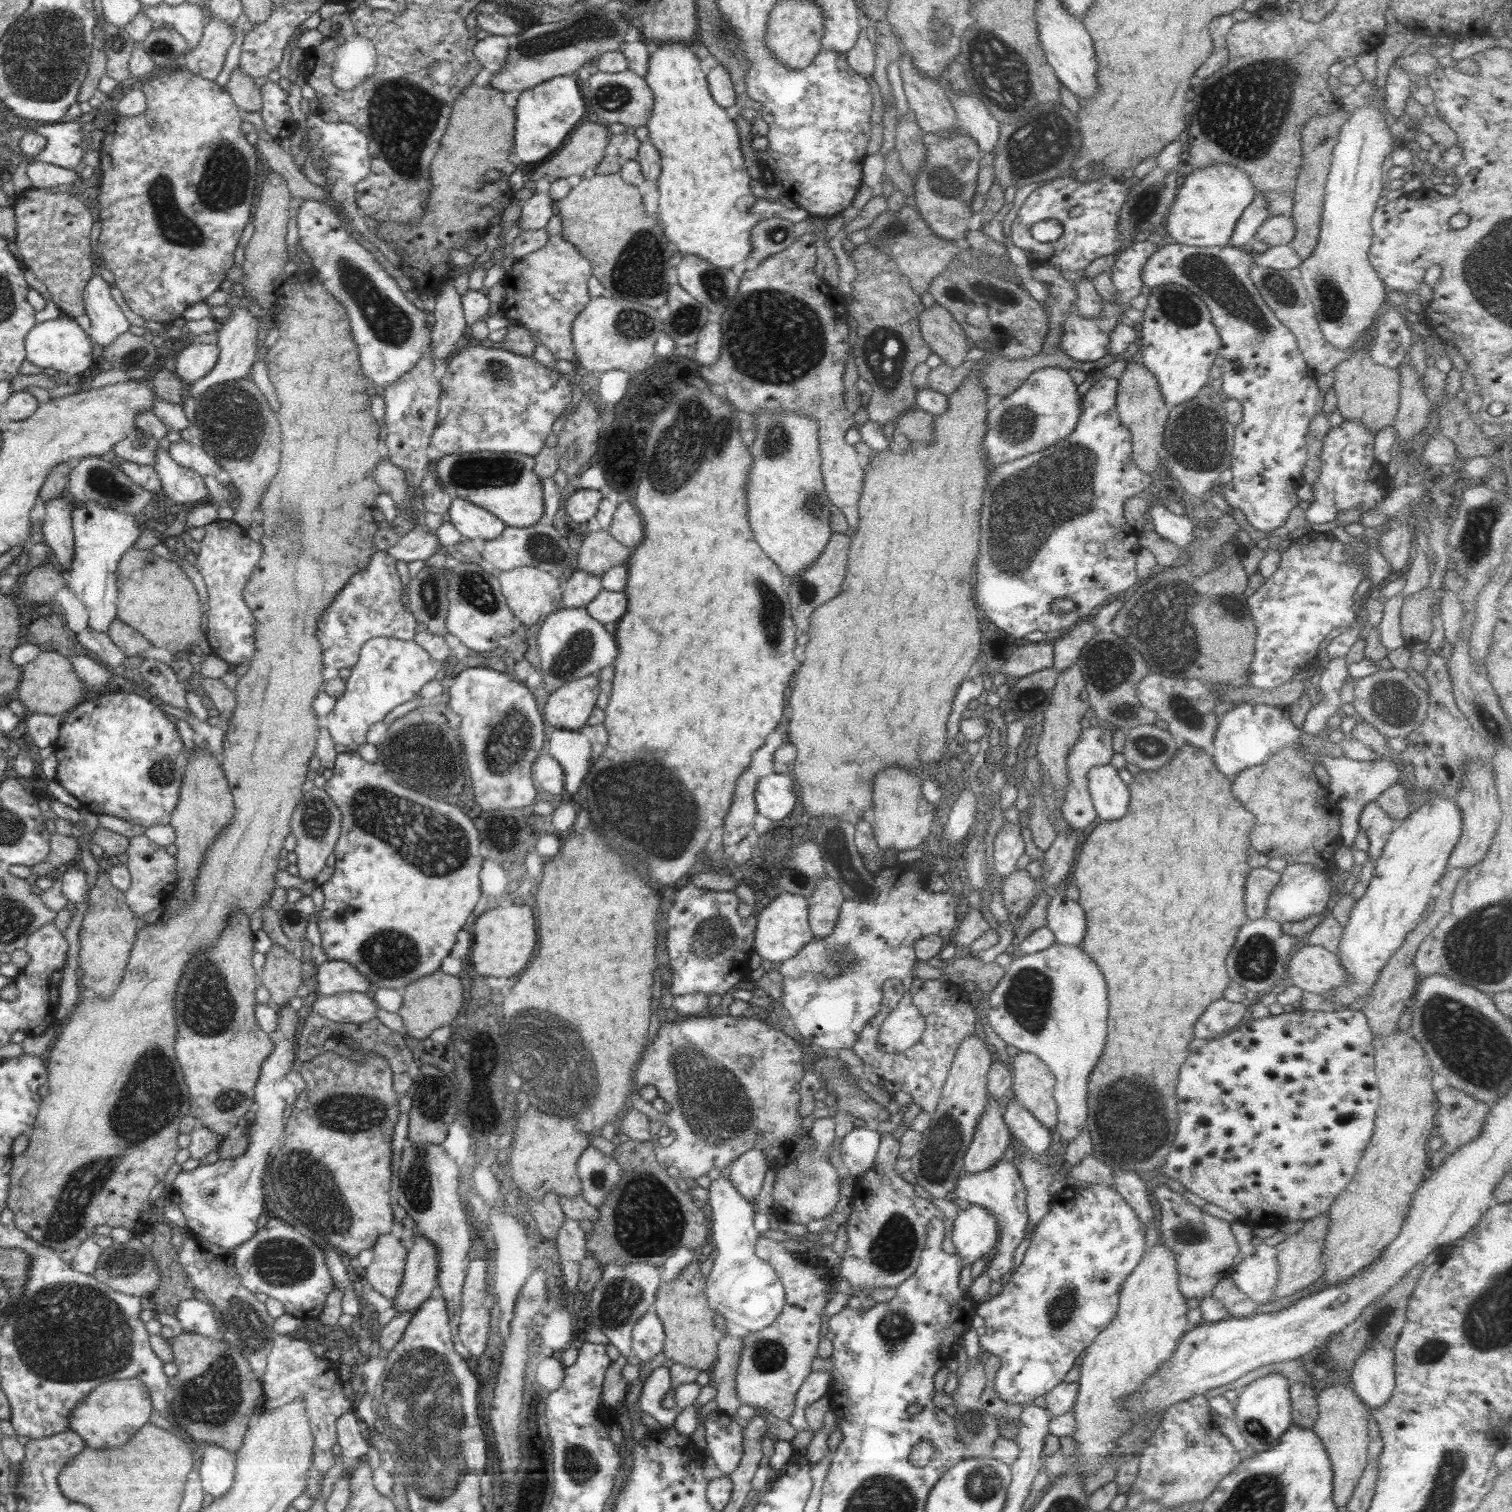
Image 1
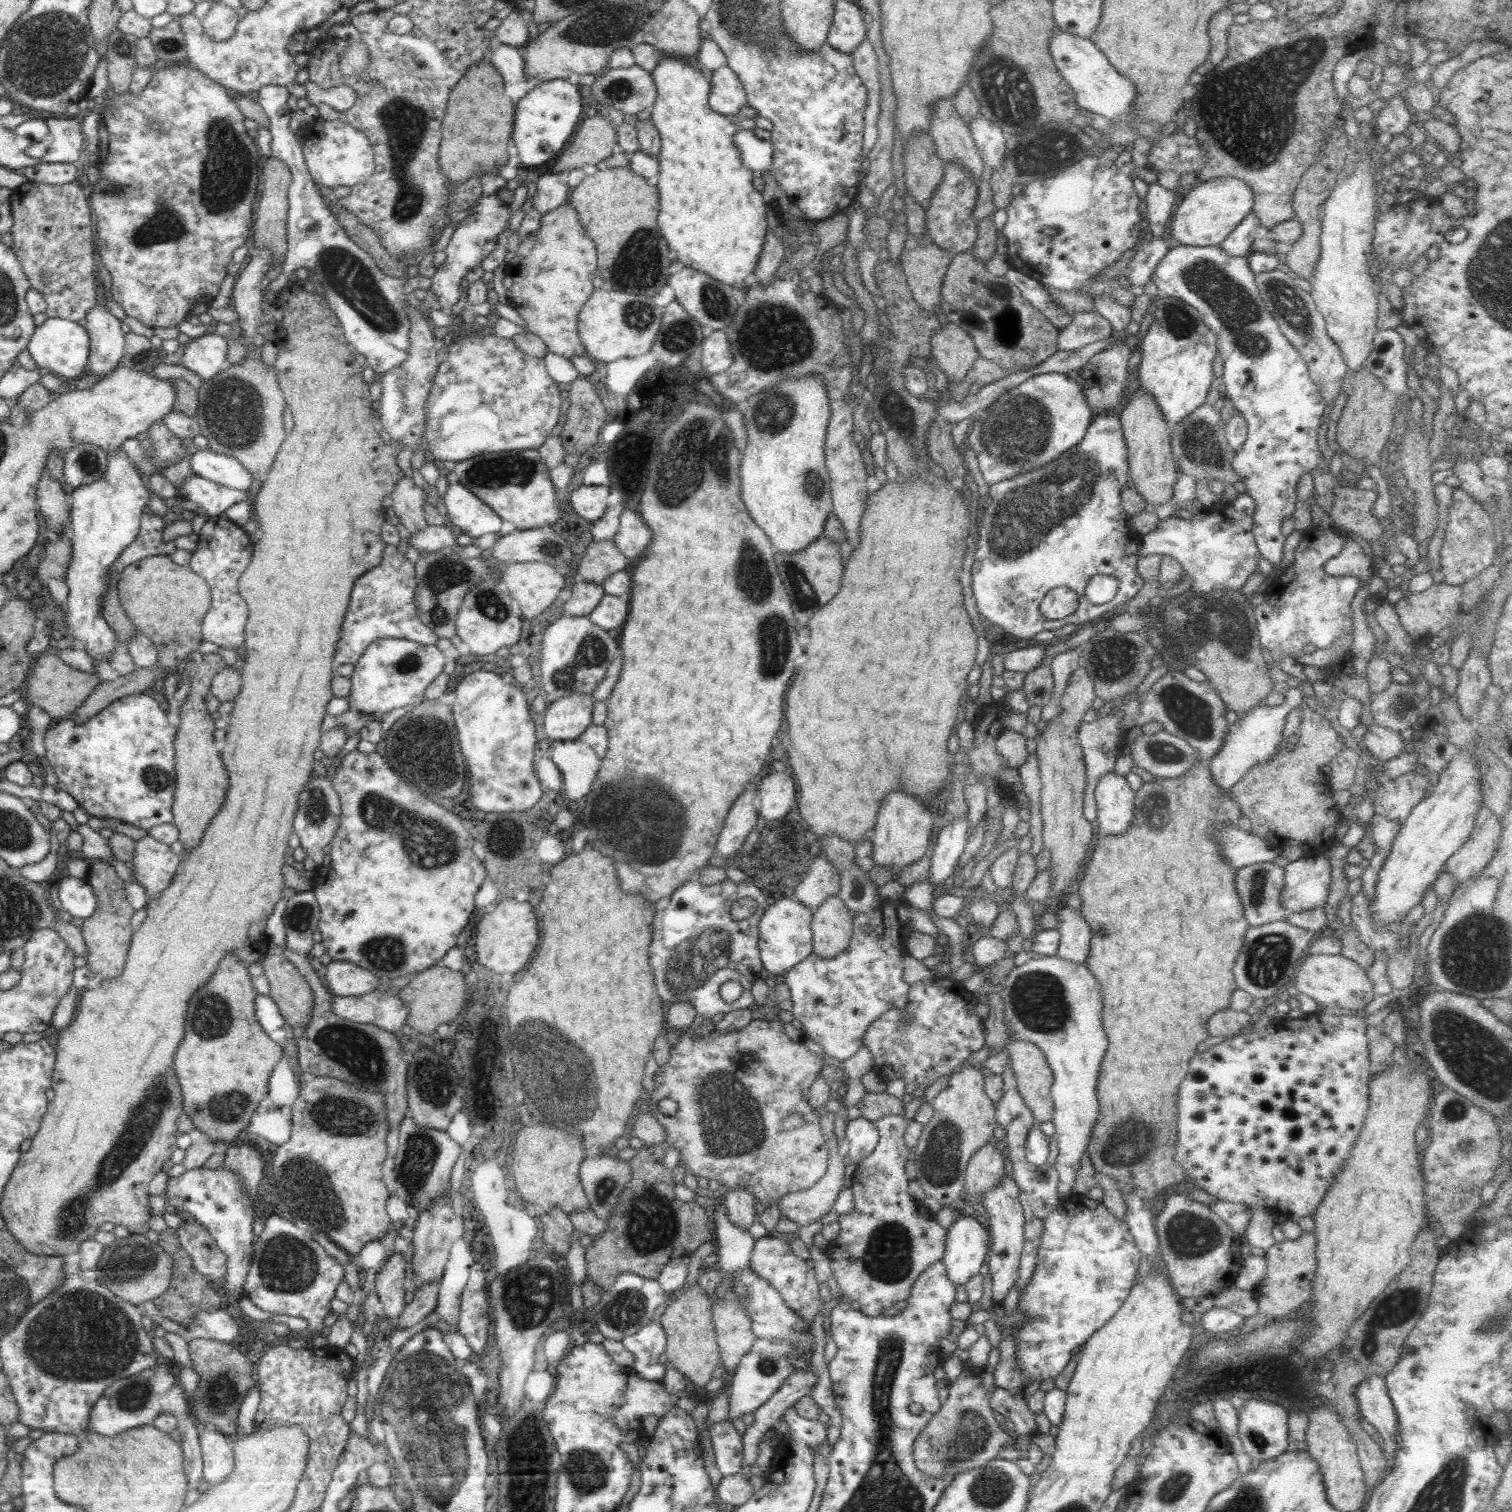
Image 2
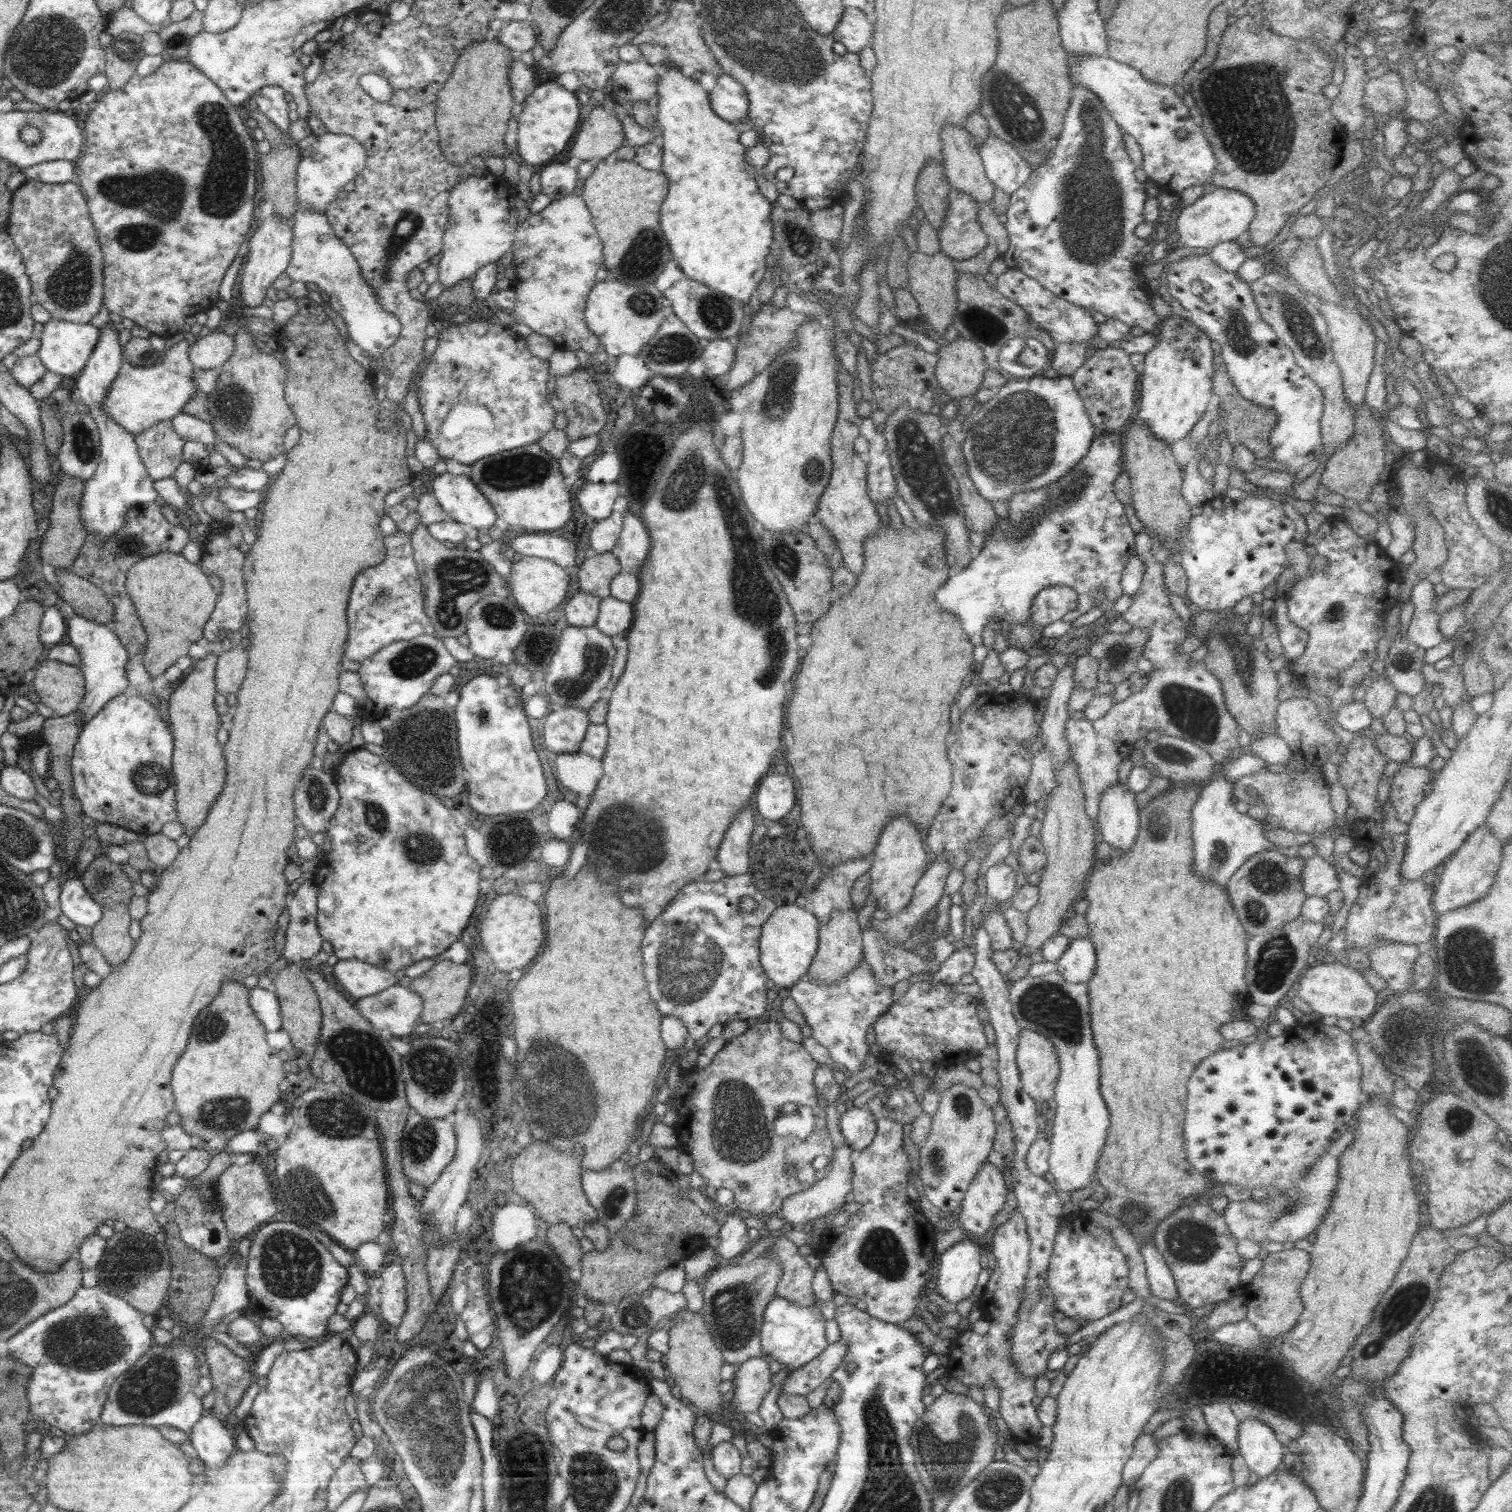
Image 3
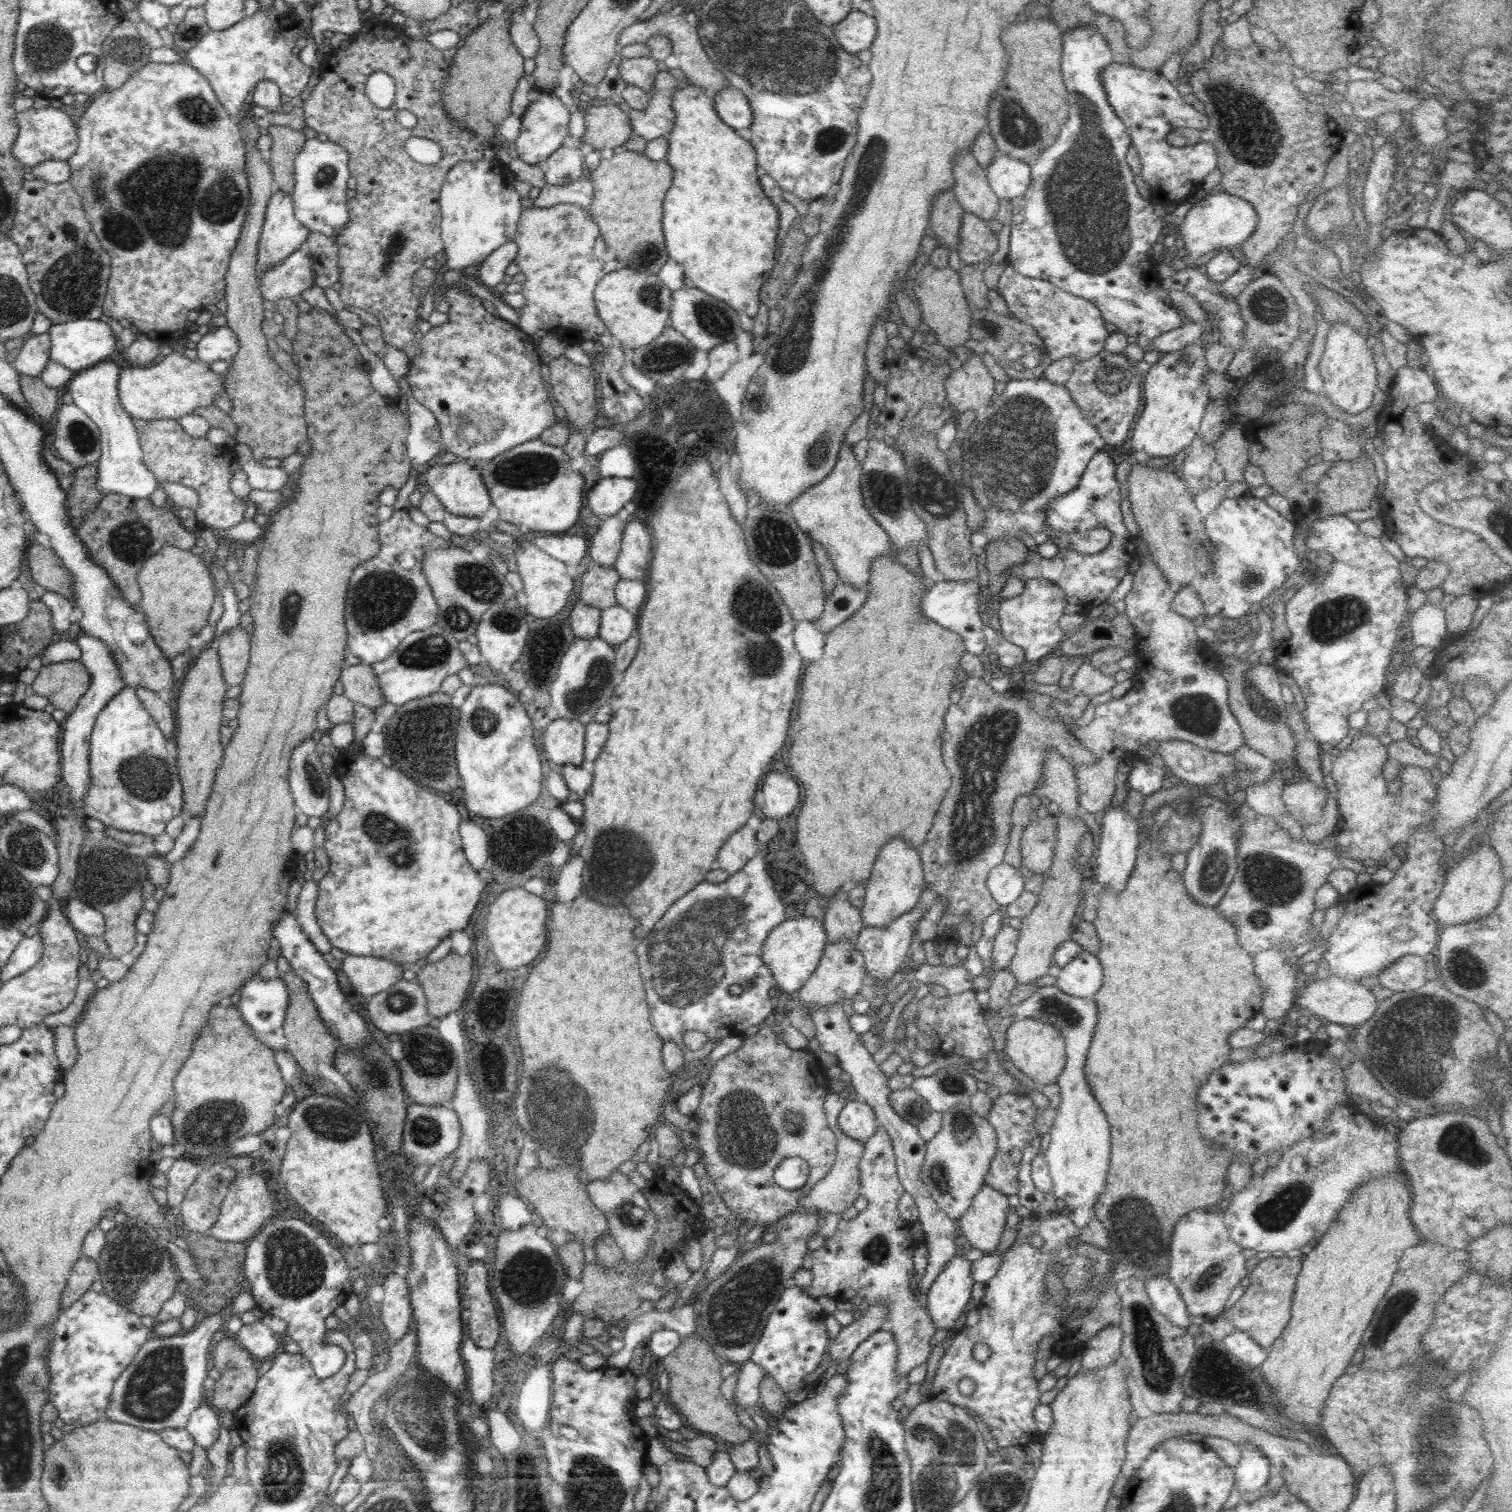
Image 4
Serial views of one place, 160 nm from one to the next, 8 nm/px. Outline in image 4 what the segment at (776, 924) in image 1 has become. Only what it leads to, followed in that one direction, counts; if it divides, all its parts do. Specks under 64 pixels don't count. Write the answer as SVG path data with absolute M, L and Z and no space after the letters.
M792 917L772 928L762 947L762 960L772 972L782 994L796 994L811 978L824 954L827 934L823 923L814 917Z

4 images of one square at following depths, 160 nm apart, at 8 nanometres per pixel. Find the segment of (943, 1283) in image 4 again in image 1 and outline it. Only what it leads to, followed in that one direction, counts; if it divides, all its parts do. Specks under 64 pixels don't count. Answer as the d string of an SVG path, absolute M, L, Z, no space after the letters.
M970 1203L968 1208L960 1209L956 1219L953 1220L952 1242L955 1244L956 1254L964 1256L966 1266L964 1270L970 1270L970 1266L979 1258L994 1252L999 1239L999 1228L993 1214L979 1204Z

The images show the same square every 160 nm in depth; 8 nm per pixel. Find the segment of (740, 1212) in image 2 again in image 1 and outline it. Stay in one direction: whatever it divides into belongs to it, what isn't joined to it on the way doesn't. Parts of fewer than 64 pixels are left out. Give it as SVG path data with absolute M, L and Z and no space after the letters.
M758 1147L747 1150L740 1158L731 1162L730 1180L750 1204L753 1204L762 1188L765 1174L769 1168L767 1163L768 1160L763 1150Z

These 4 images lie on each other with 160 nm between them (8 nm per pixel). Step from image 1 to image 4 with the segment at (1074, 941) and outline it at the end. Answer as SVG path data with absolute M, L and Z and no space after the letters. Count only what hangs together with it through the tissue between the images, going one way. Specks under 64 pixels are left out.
M1082 950L1062 967L1056 985L1066 994L1090 999L1102 988L1104 978L1102 965L1096 955Z

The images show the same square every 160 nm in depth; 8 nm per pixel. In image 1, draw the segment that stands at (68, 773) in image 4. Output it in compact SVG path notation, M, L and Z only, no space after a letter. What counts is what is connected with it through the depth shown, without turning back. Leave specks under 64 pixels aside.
M76 503L71 512L71 521L75 538L75 555L64 576L65 582L74 590L76 598L86 607L87 626L96 632L107 633L112 621L117 618L116 570L118 563L141 534L136 523L136 516L102 508L96 503Z

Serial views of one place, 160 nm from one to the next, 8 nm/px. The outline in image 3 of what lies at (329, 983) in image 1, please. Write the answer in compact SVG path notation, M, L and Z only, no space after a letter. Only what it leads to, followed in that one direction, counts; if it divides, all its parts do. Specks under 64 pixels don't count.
M339 960L333 965L336 986L350 994L353 1001L366 996L374 996L386 988L398 985L394 972L378 968L361 960Z

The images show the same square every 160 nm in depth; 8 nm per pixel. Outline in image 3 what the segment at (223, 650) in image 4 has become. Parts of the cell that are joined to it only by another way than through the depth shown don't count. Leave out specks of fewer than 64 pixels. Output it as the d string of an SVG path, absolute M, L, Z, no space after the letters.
M245 643L233 645L228 652L220 652L215 670L215 687L222 695L237 693L247 671L247 648Z

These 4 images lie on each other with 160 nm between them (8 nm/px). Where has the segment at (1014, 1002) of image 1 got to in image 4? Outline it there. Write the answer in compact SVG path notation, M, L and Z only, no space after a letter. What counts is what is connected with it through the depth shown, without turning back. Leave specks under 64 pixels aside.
M1057 985L1042 986L1021 1003L1008 1004L999 1012L999 1016L1042 1020L1055 1026L1064 1037L1066 1064L1056 1079L1060 1086L1060 1104L1049 1132L1050 1144L1044 1154L1056 1198L1068 1205L1065 1213L1069 1219L1079 1229L1084 1228L1096 1216L1095 1202L1105 1191L1110 1166L1110 1124L1100 1110L1084 1074L1084 1065L1098 1022L1097 1004L1093 998L1066 994Z

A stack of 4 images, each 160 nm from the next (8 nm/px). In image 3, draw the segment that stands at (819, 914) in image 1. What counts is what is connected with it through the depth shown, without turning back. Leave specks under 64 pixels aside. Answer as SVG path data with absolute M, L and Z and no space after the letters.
M854 909L848 910L848 912L832 912L830 920L819 926L817 953L807 970L812 982L816 982L820 986L834 986L844 980L846 976L850 976L851 970L854 970L861 961L863 942L857 914L858 912Z

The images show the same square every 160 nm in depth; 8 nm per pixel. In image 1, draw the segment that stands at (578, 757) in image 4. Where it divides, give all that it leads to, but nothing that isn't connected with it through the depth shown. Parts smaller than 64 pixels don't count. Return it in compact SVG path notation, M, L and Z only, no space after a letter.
M588 675L563 684L549 693L544 716L556 728L579 731L590 723L600 692L599 678Z

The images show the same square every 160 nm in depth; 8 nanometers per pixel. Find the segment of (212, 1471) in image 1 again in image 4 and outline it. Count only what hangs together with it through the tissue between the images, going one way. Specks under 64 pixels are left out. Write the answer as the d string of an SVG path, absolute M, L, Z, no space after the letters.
M202 1404L192 1412L185 1429L192 1435L195 1444L208 1450L214 1446L218 1438L218 1429L220 1420L218 1419L219 1411L209 1404Z

